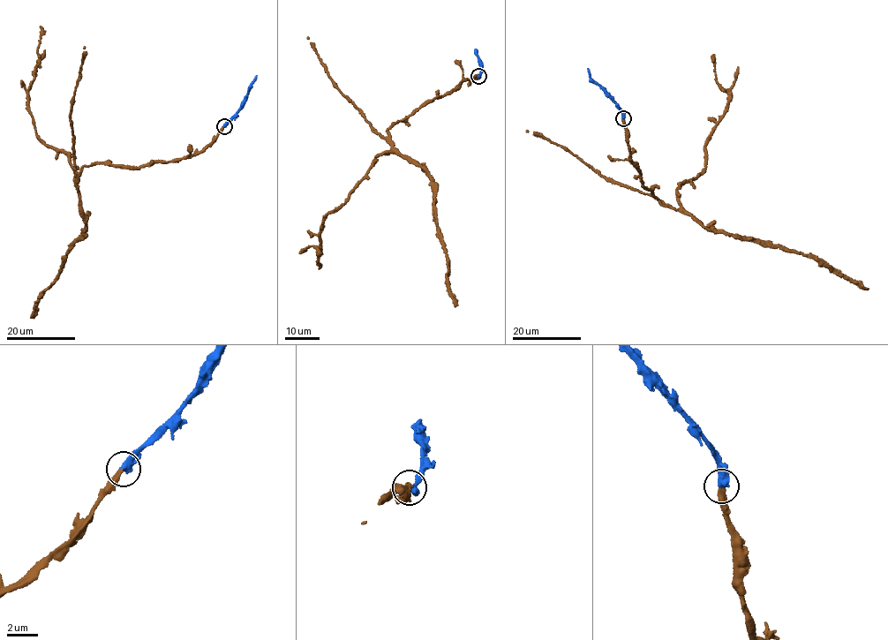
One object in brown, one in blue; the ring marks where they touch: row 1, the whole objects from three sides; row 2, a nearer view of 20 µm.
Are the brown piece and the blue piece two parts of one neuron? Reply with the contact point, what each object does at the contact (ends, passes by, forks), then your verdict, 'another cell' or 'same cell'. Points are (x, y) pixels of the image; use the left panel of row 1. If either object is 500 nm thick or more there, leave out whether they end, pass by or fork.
(224, 126) | brown ends | blue ends | same cell

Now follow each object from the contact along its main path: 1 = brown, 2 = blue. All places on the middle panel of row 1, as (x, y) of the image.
1: (477, 76), (387, 129), (390, 151), (376, 156), (366, 176), (323, 221), (321, 250), (311, 245), (299, 253)
2: (478, 76), (482, 69), (475, 49)

